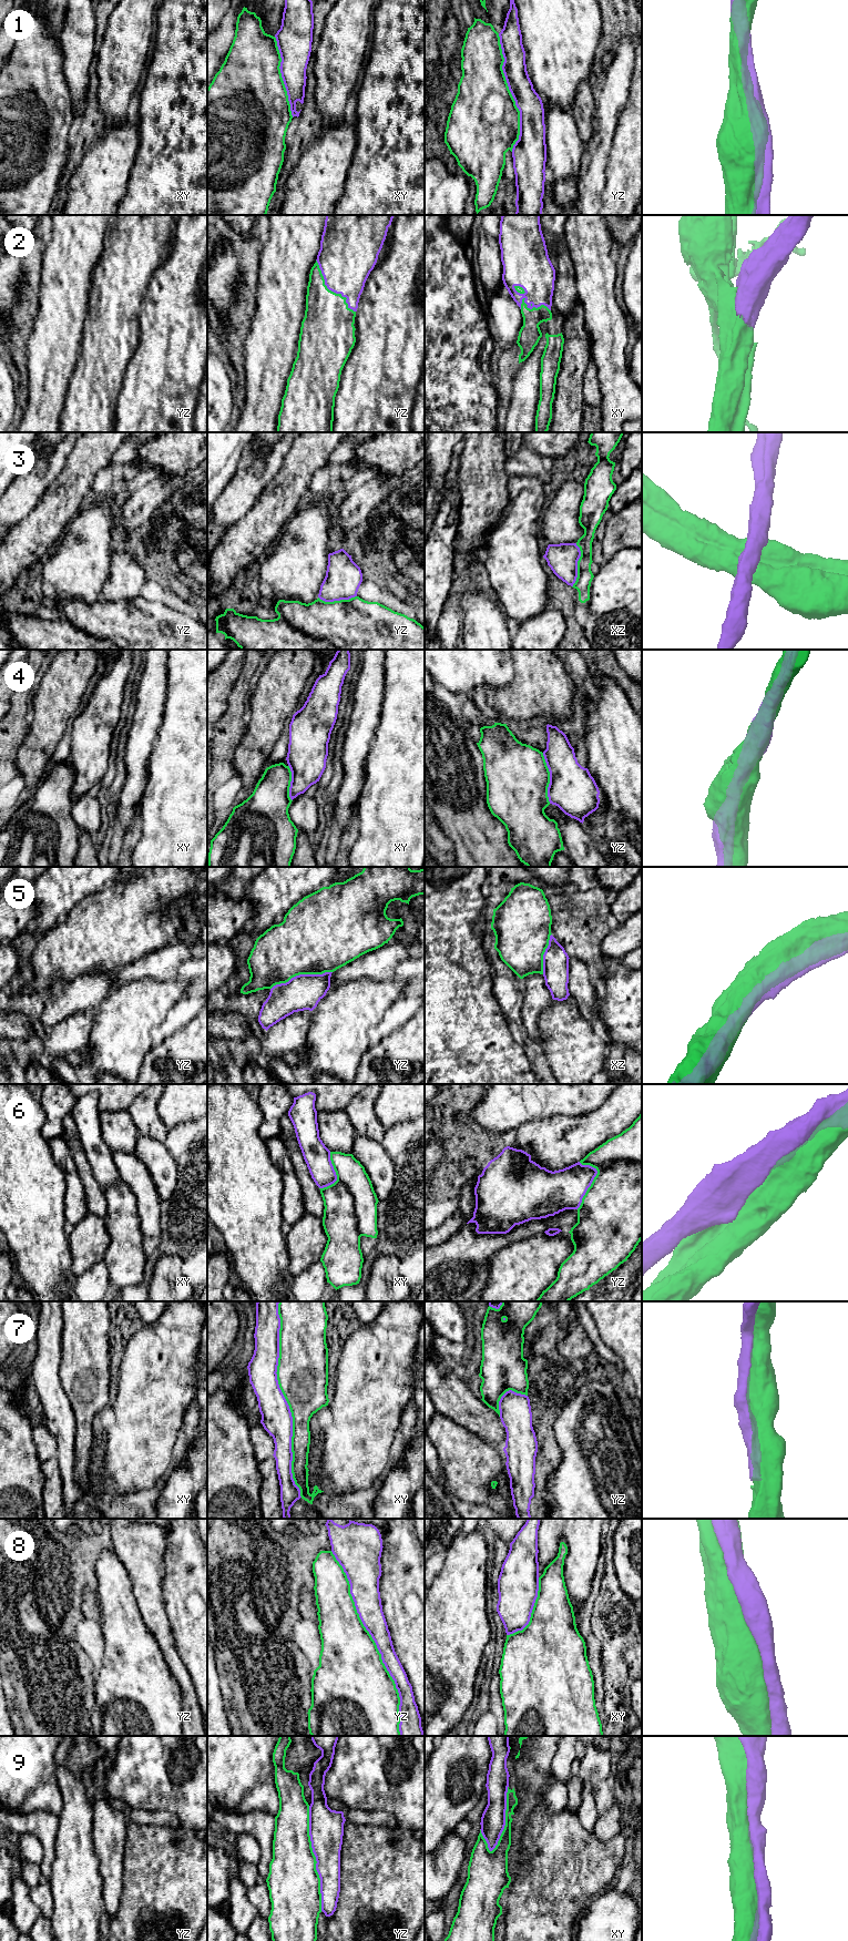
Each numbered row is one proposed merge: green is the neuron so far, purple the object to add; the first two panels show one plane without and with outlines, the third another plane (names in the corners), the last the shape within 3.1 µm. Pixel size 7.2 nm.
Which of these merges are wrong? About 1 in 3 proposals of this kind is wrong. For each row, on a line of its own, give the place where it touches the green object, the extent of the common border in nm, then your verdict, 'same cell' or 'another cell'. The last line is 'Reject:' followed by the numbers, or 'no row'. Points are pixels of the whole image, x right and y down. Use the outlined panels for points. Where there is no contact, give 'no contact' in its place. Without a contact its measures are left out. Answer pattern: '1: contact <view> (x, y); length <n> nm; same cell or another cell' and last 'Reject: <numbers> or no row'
1: contact yz (510, 92); length 850 nm; same cell
2: contact yz (330, 290); length 480 nm; same cell
3: contact xz (578, 565); length 320 nm; another cell
4: contact yz (549, 778); length 380 nm; another cell
5: contact yz (300, 973); length 460 nm; another cell
6: contact yz (592, 1182); length 340 nm; another cell
7: contact xy (285, 1398); length 1450 nm; same cell
8: contact yz (375, 1643); length 1450 nm; another cell
9: contact yz (315, 1858); length 750 nm; same cell
Reject: 3, 4, 5, 6, 8

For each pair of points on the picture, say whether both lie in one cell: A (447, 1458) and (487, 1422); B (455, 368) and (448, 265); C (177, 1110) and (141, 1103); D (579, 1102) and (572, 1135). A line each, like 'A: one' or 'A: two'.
A: two
B: one
C: one
D: two

